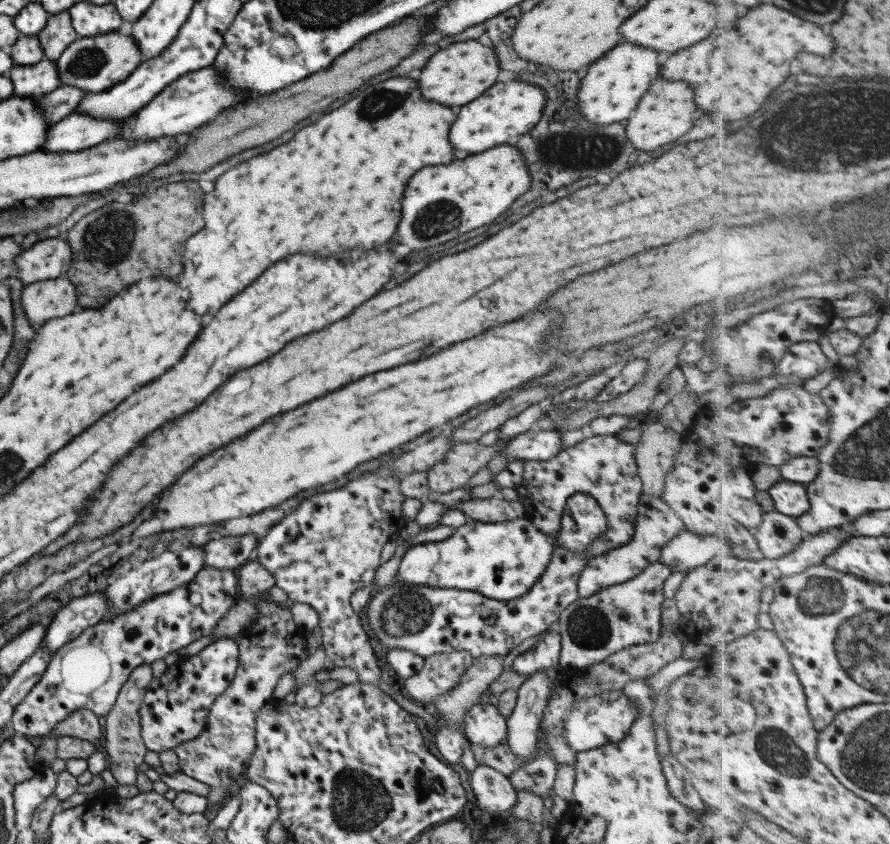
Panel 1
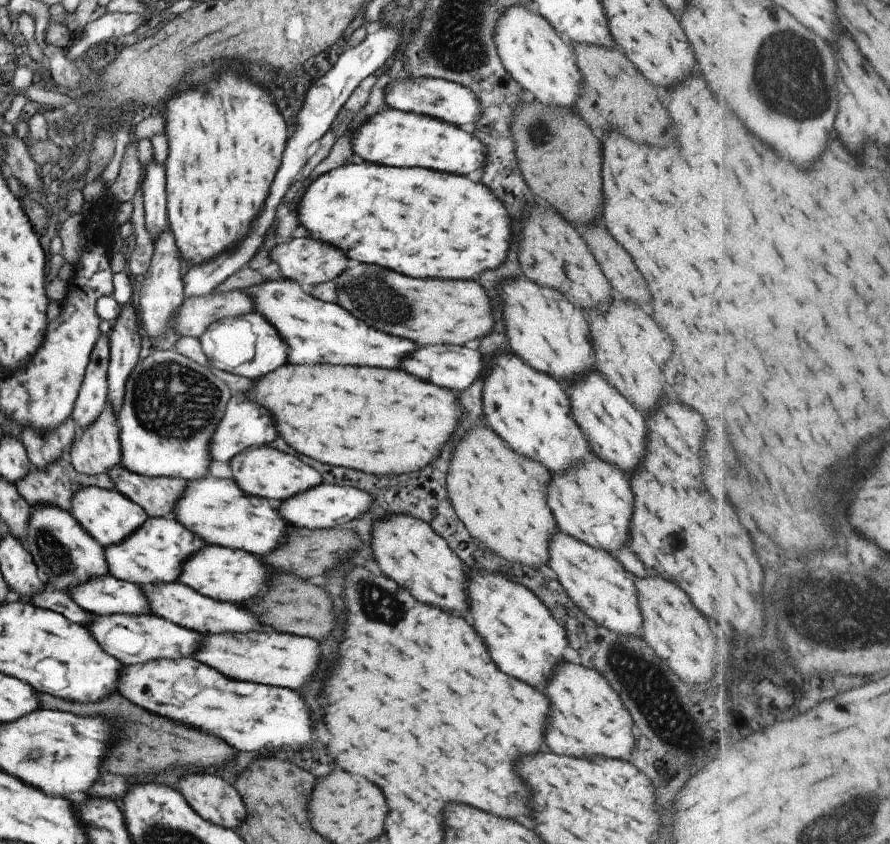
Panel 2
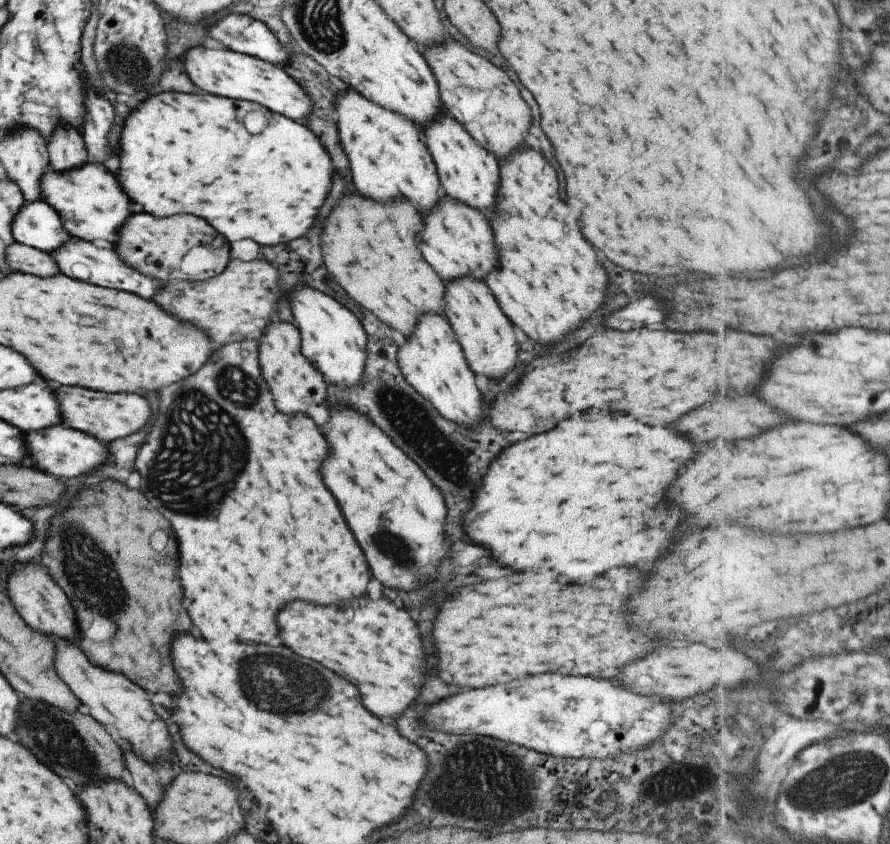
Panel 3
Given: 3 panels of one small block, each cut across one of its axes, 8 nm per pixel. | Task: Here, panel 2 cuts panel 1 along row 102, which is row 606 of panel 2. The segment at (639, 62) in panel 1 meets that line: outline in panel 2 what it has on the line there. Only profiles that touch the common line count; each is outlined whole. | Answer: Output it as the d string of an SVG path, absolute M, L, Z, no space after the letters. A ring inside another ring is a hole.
M553 532L549 537L546 565L555 572L559 586L573 604L593 618L593 622L617 634L639 632L642 618L634 578L609 552L593 548L564 532Z

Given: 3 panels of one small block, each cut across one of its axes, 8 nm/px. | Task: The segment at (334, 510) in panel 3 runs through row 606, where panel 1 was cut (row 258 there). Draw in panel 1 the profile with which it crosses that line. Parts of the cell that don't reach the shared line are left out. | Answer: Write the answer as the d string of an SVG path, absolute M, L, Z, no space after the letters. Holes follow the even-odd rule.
M391 78L381 82L381 102L379 84L373 84L357 92L353 100L345 102L337 110L321 116L315 124L299 130L287 144L281 144L267 154L253 156L251 160L223 172L217 178L215 188L205 194L205 226L185 242L187 252L183 252L183 272L179 274L177 284L185 290L189 310L195 314L217 310L231 296L249 286L261 270L287 254L313 252L315 256L329 256L349 248L369 250L373 244L383 244L391 238L399 222L401 198L407 180L421 166L451 162L453 148L447 134L455 116L457 114L451 108L423 100L415 80Z

